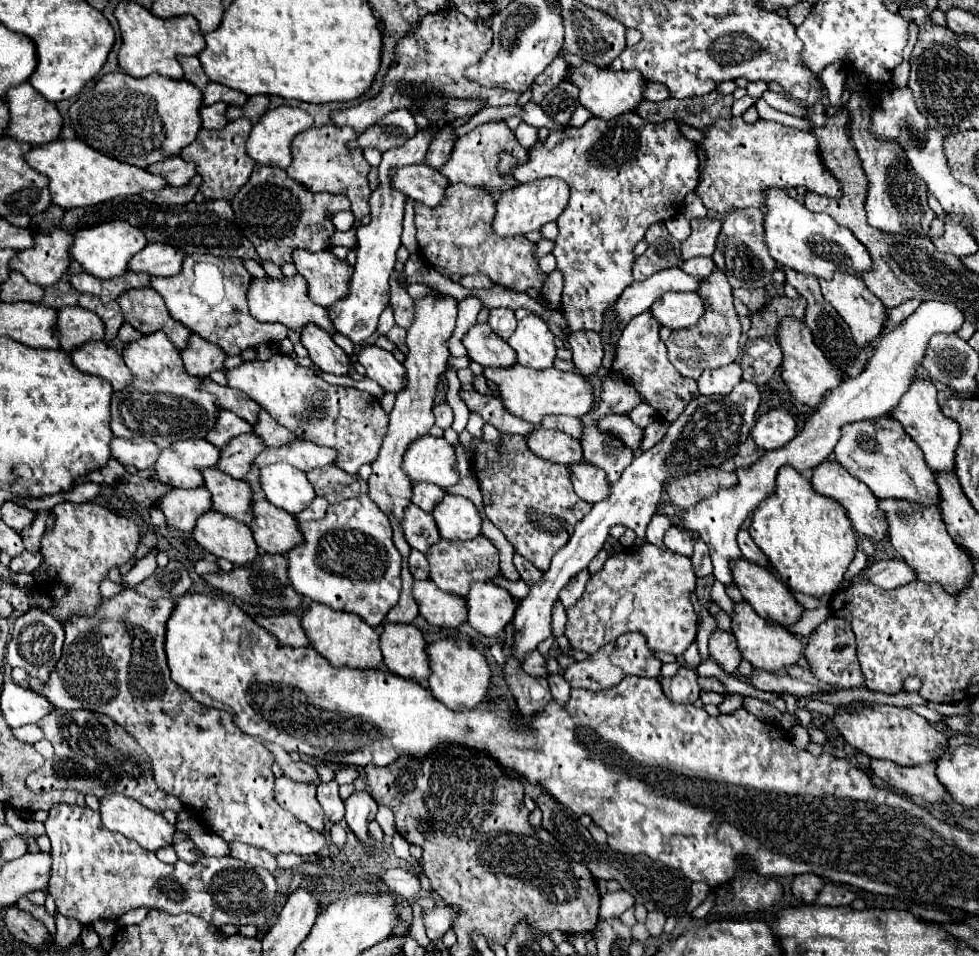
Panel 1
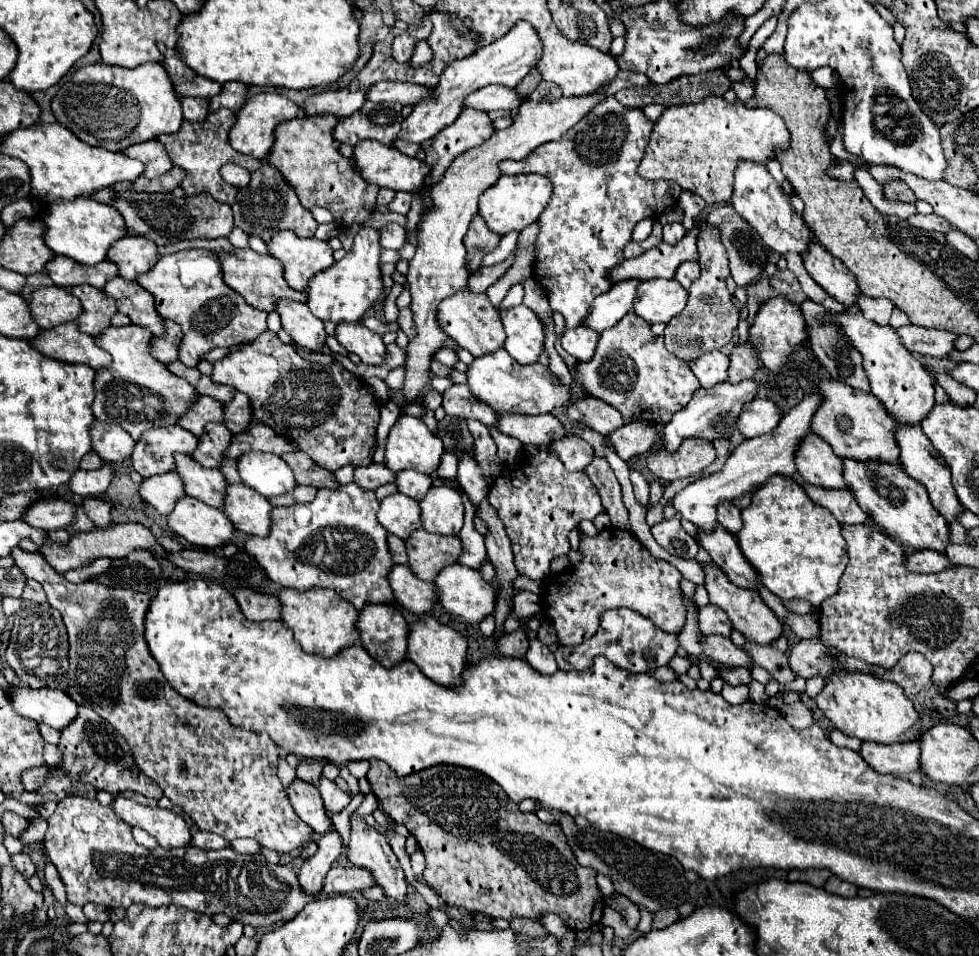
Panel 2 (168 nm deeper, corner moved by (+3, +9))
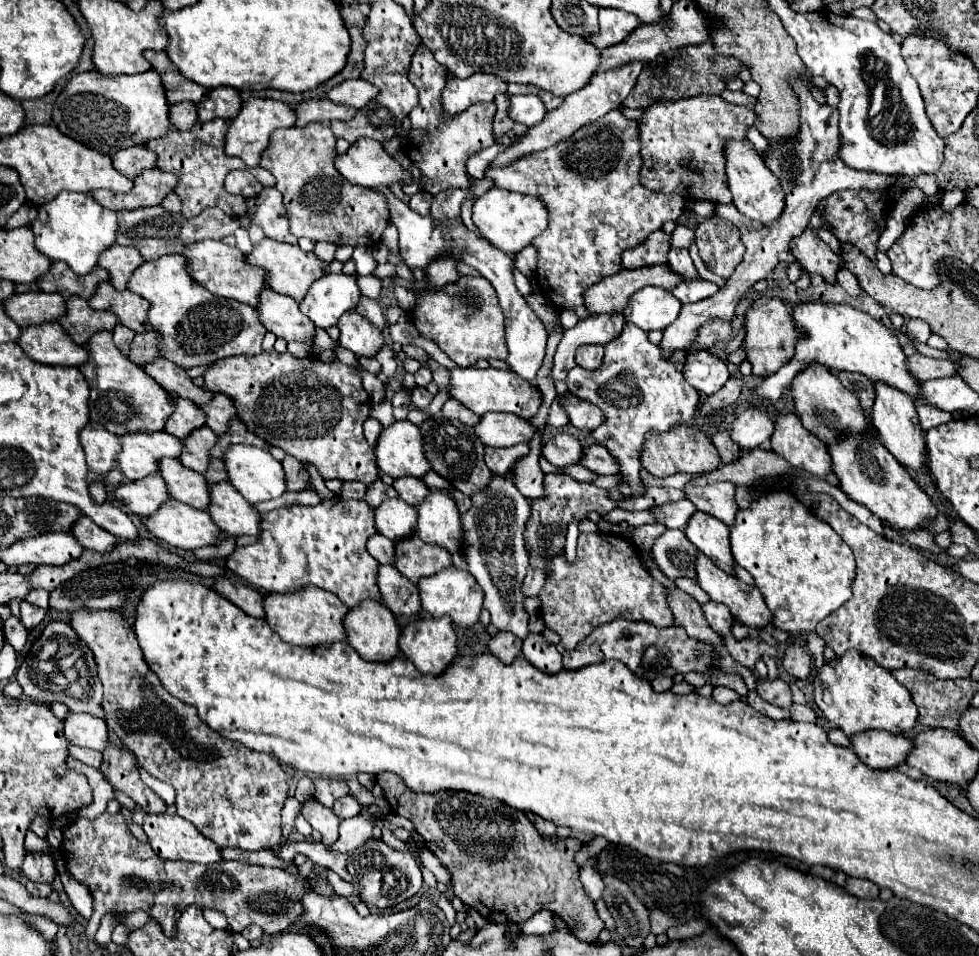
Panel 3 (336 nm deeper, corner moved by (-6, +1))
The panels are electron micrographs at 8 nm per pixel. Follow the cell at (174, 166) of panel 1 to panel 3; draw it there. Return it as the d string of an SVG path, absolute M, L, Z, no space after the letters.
M134 146L134 148L126 148L120 150L112 156L112 166L124 174L126 178L136 178L142 170L146 168L154 168L154 154L150 150L146 150L144 146Z

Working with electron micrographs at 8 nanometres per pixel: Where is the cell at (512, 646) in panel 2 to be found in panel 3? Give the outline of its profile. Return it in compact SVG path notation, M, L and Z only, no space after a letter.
M498 632L494 638L490 638L488 648L500 662L510 664L520 654L522 642L518 642L518 638L514 638L510 632Z

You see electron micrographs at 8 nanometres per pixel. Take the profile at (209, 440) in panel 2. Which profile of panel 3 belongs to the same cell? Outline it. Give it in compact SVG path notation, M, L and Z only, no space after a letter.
M202 426L198 430L192 430L184 438L184 450L180 454L182 466L194 470L194 472L204 472L208 466L208 456L210 456L210 446L214 446L214 440L218 436L208 430L208 426Z

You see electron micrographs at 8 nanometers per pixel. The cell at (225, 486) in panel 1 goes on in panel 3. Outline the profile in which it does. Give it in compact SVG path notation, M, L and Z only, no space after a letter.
M160 458L158 470L166 482L170 498L180 500L192 508L206 510L206 506L210 504L210 498L208 498L210 484L202 478L202 474L186 470L174 458Z

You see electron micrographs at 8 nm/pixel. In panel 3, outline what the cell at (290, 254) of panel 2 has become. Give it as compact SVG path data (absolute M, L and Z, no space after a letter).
M264 238L260 244L254 244L252 252L246 256L246 262L252 266L260 266L266 272L266 284L286 296L292 296L296 302L300 302L306 296L306 290L312 286L314 280L324 276L326 264L318 260L312 252L304 252L298 244L280 244L270 238Z

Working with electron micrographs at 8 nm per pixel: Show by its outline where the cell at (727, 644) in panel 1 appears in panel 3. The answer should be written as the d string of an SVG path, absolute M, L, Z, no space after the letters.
M710 600L710 602L702 604L702 612L704 612L704 616L706 616L706 622L710 624L710 628L712 628L716 634L726 634L726 632L730 632L730 626L732 626L734 618L732 618L732 614L728 612L728 606Z

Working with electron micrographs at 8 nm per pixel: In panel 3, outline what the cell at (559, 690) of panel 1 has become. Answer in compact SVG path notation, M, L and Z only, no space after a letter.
M528 634L522 646L522 654L526 660L530 660L538 670L556 674L562 670L562 656L556 650L554 644L550 644L540 634Z

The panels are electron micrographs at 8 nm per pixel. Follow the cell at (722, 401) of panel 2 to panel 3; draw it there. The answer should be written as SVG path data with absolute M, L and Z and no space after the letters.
M806 300L792 306L792 318L794 326L800 334L806 334L798 340L796 354L790 362L786 362L778 374L766 378L766 384L758 388L760 396L768 396L774 402L782 396L782 390L792 382L792 378L802 370L808 362L816 360L828 366L832 372L848 370L848 372L860 372L868 376L870 380L886 382L914 398L918 398L918 386L920 382L910 376L906 370L906 354L902 352L902 346L892 330L882 326L880 322L872 320L866 312L850 306L850 304L834 304L834 302L820 302L820 300Z

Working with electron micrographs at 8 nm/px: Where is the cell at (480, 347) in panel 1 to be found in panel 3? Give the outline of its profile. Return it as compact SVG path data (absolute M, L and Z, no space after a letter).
M460 274L456 282L448 282L438 290L424 290L416 296L412 320L418 332L426 340L432 340L458 366L472 366L480 358L506 358L502 308L496 290L484 276Z

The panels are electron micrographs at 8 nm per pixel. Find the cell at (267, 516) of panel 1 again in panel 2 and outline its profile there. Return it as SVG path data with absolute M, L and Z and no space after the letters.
M229 484L223 510L239 532L251 536L269 536L273 506L261 494L245 484Z

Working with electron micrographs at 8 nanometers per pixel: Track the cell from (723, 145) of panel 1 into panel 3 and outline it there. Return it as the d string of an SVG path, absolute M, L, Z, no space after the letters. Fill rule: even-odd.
M692 96L682 100L660 100L642 110L638 118L640 140L640 182L648 190L678 192L682 198L712 200L718 204L730 204L732 194L726 184L724 172L724 140L744 138L744 130L754 124L754 110L748 106L734 106L720 96ZM696 164L698 170L690 170Z

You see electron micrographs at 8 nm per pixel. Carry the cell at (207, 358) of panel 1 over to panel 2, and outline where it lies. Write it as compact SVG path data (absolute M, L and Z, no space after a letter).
M165 322L165 336L153 340L153 356L163 364L171 364L179 360L179 346L181 346L181 326L177 322Z

